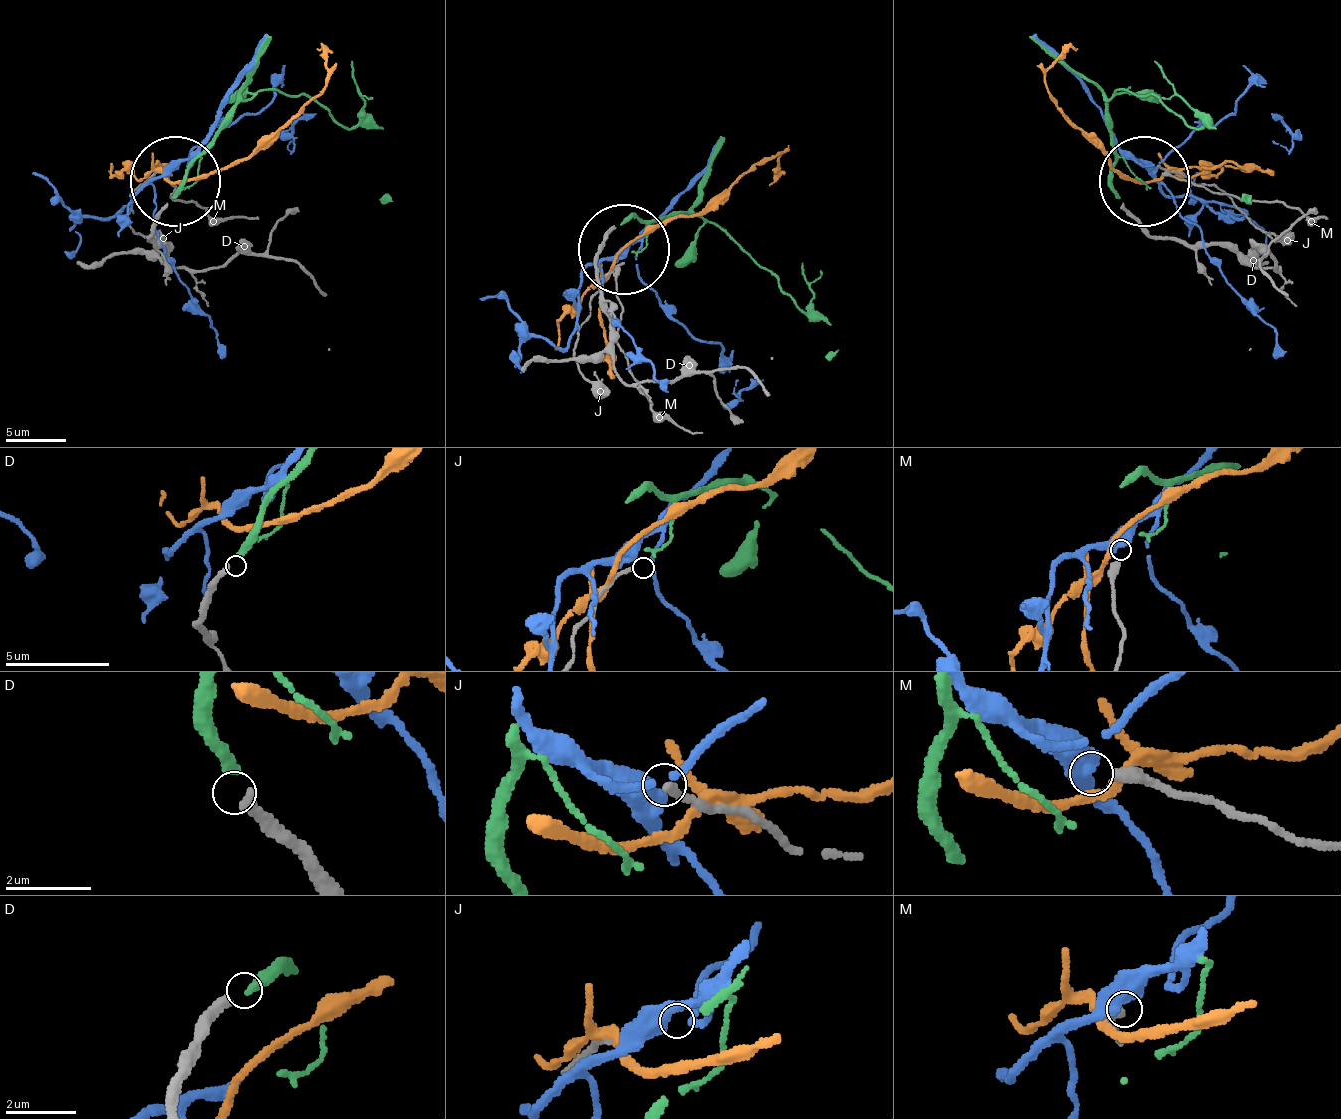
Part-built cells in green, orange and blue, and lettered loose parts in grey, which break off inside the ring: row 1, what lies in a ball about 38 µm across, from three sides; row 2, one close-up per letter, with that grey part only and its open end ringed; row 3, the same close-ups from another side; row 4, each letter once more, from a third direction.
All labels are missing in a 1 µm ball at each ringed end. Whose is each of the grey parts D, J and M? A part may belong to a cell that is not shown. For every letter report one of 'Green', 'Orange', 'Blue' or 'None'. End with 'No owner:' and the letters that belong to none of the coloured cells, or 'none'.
D: Green
J: None
M: Blue
No owner: J

